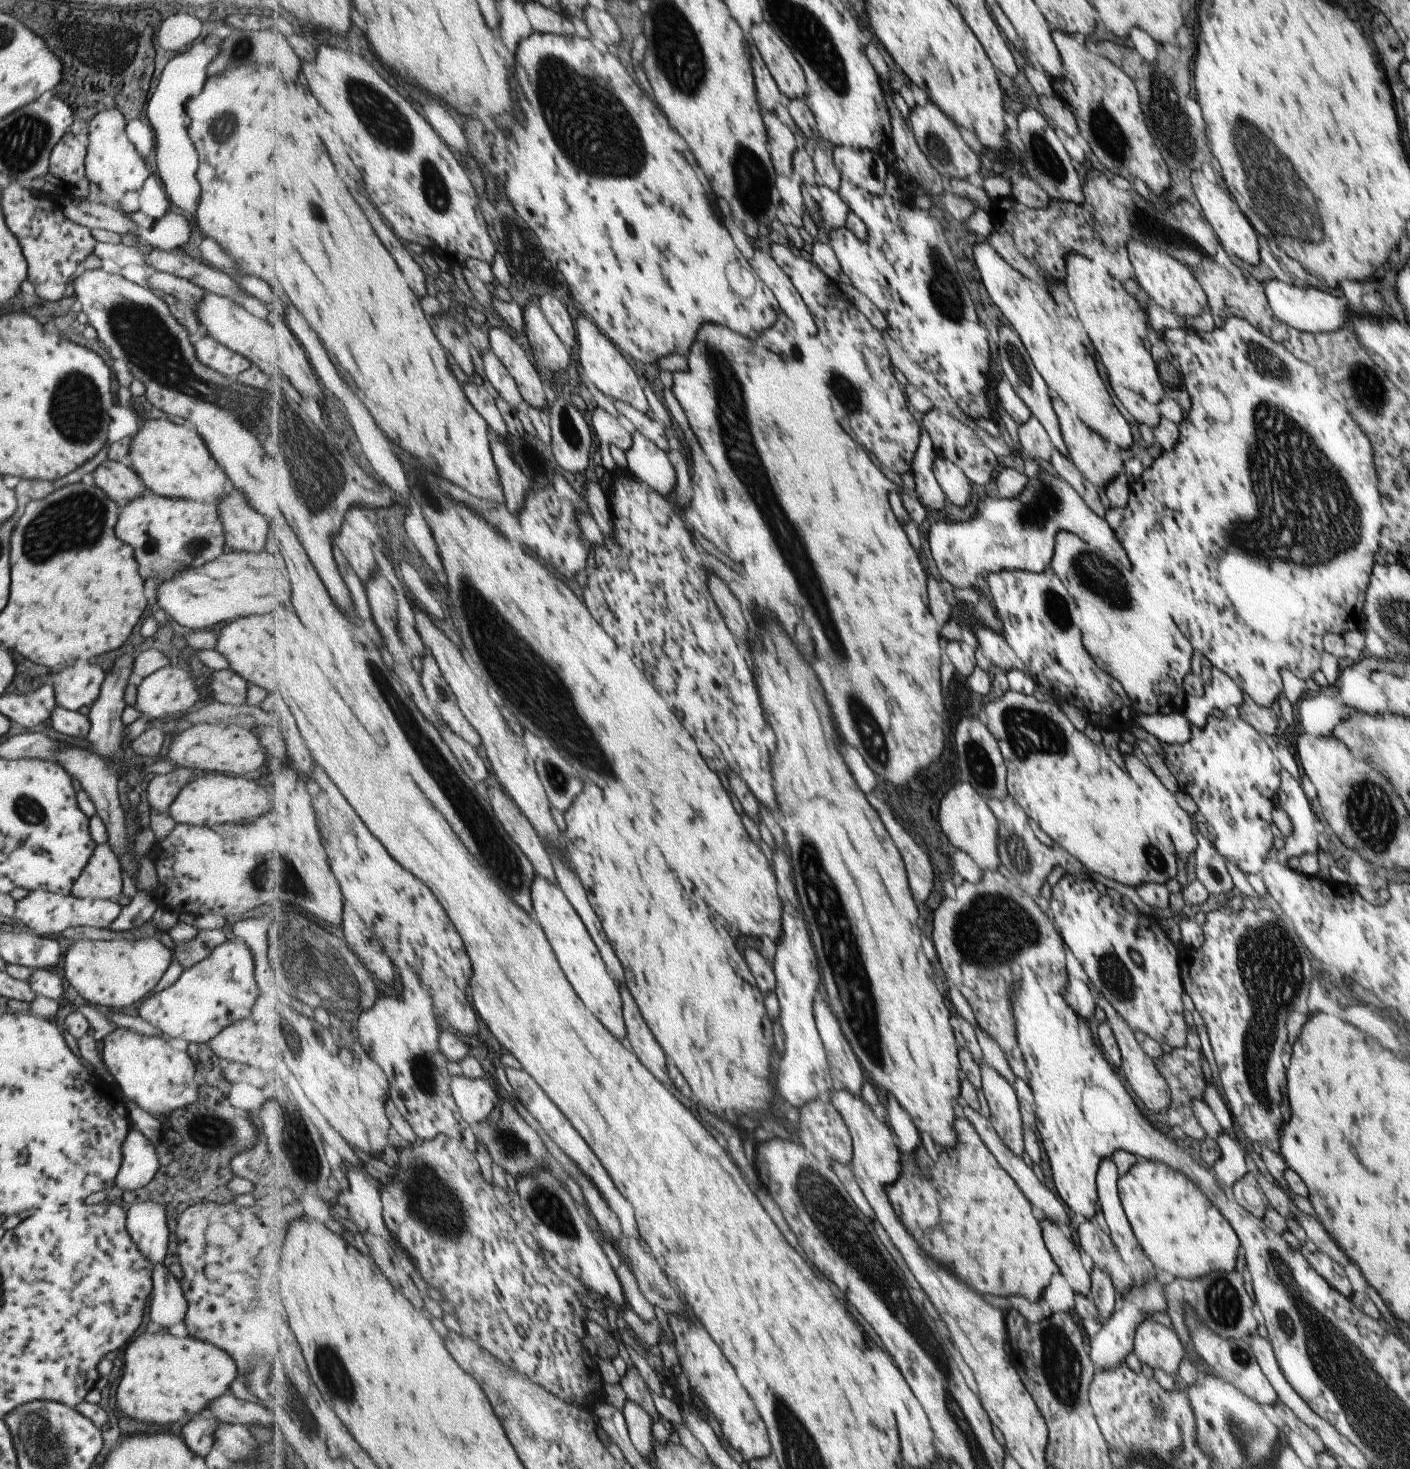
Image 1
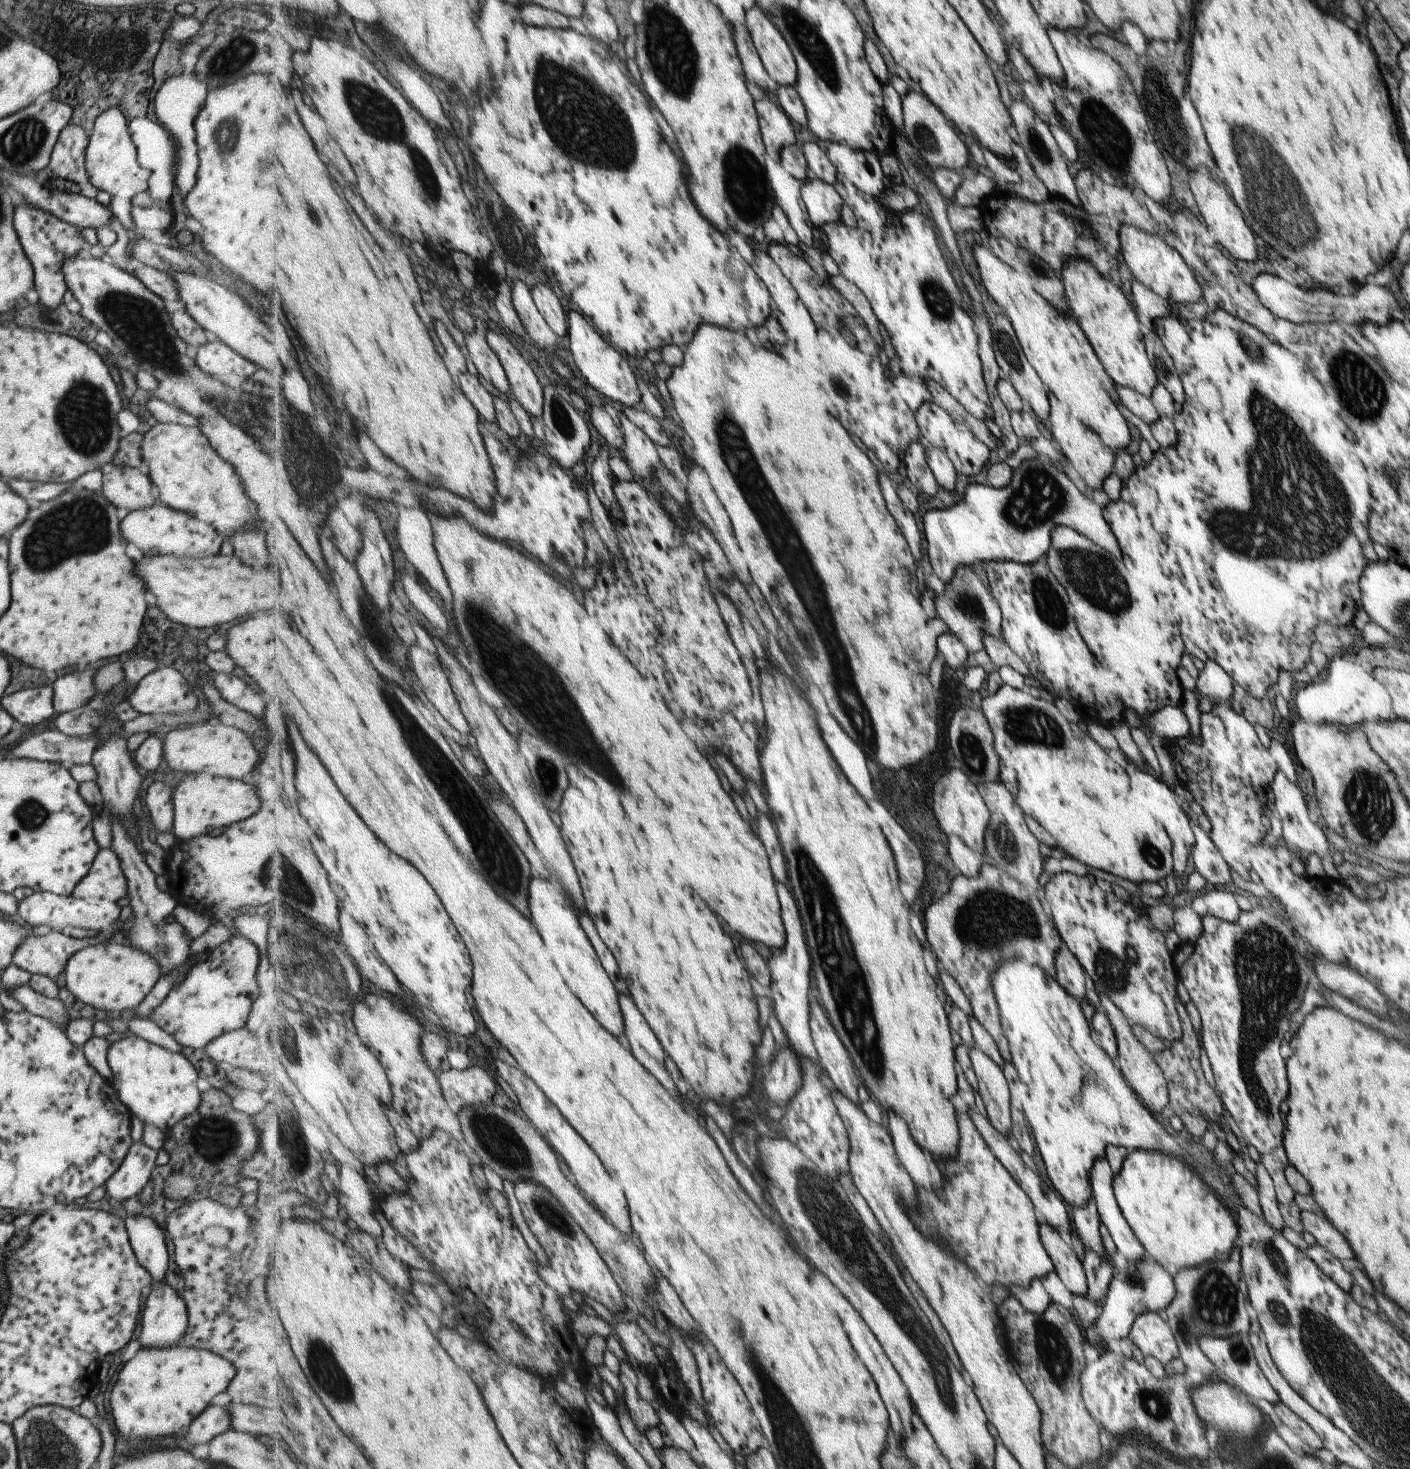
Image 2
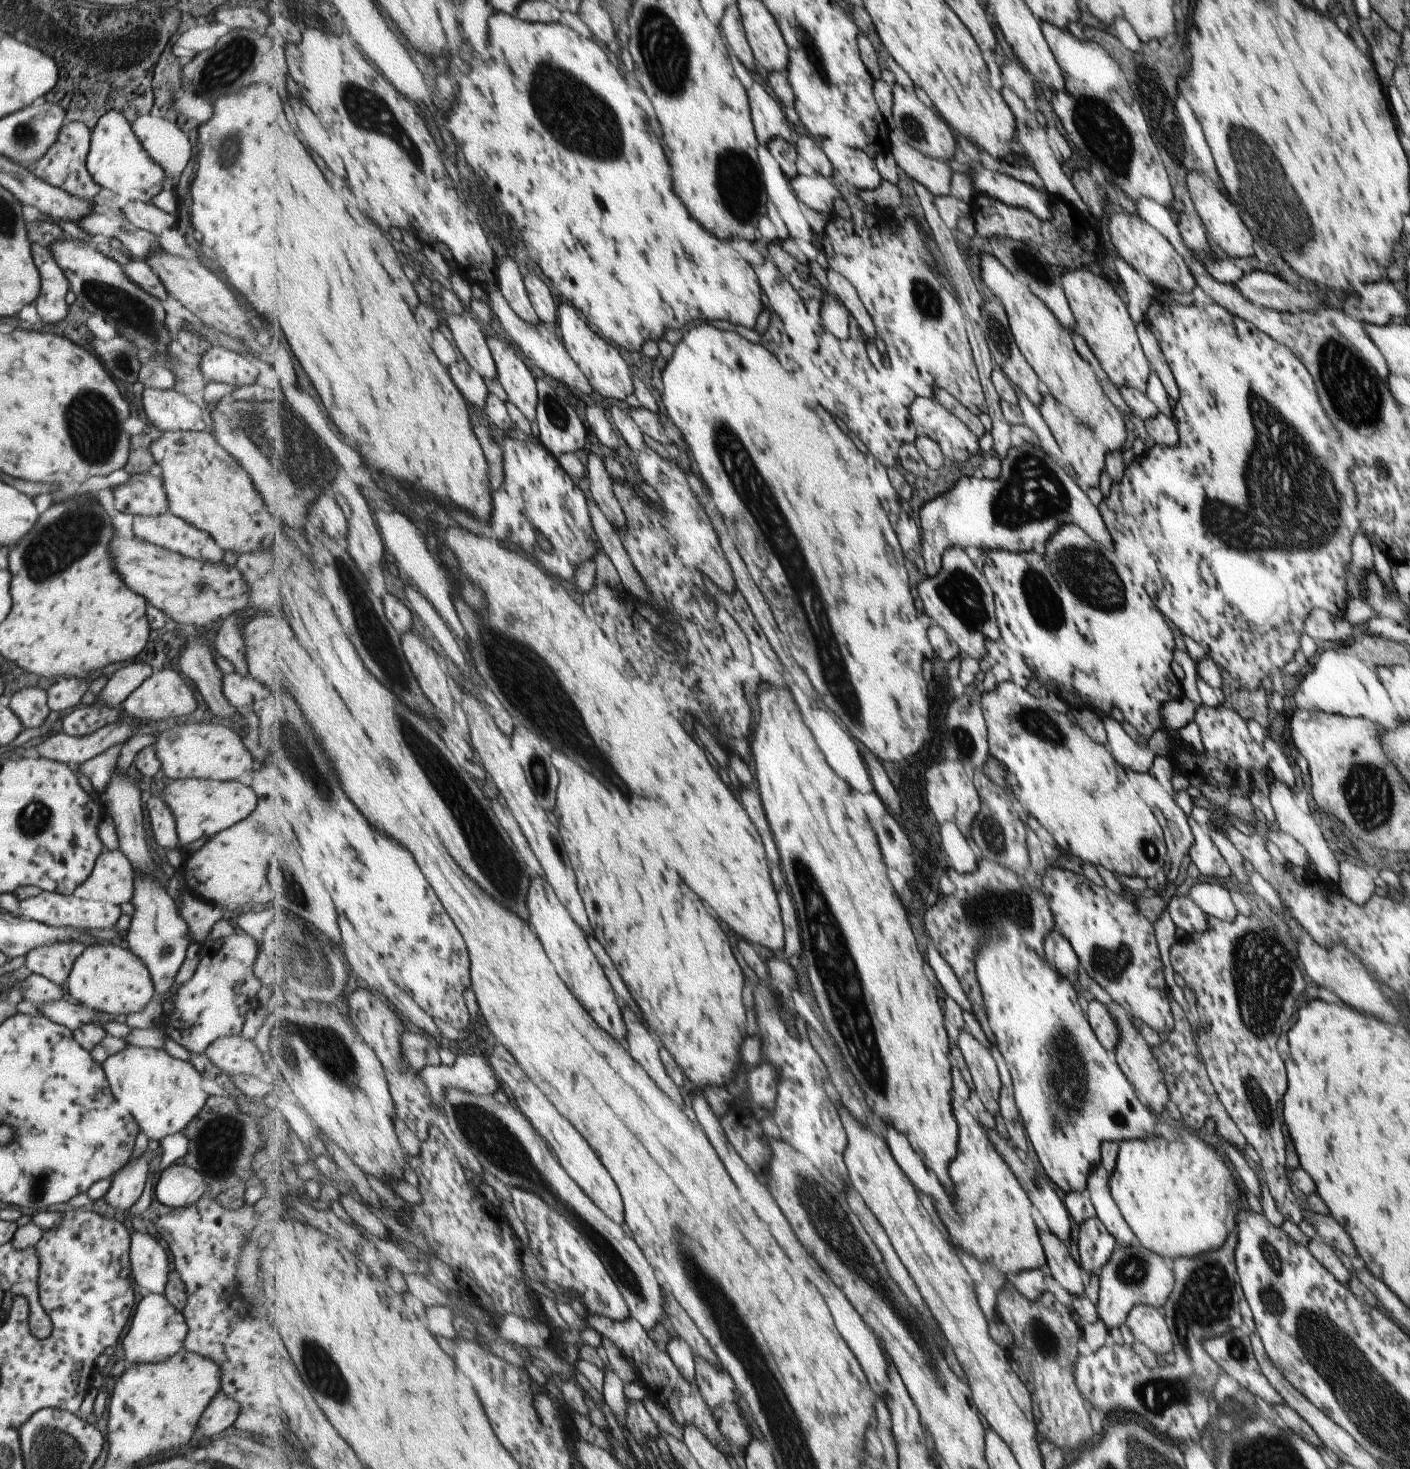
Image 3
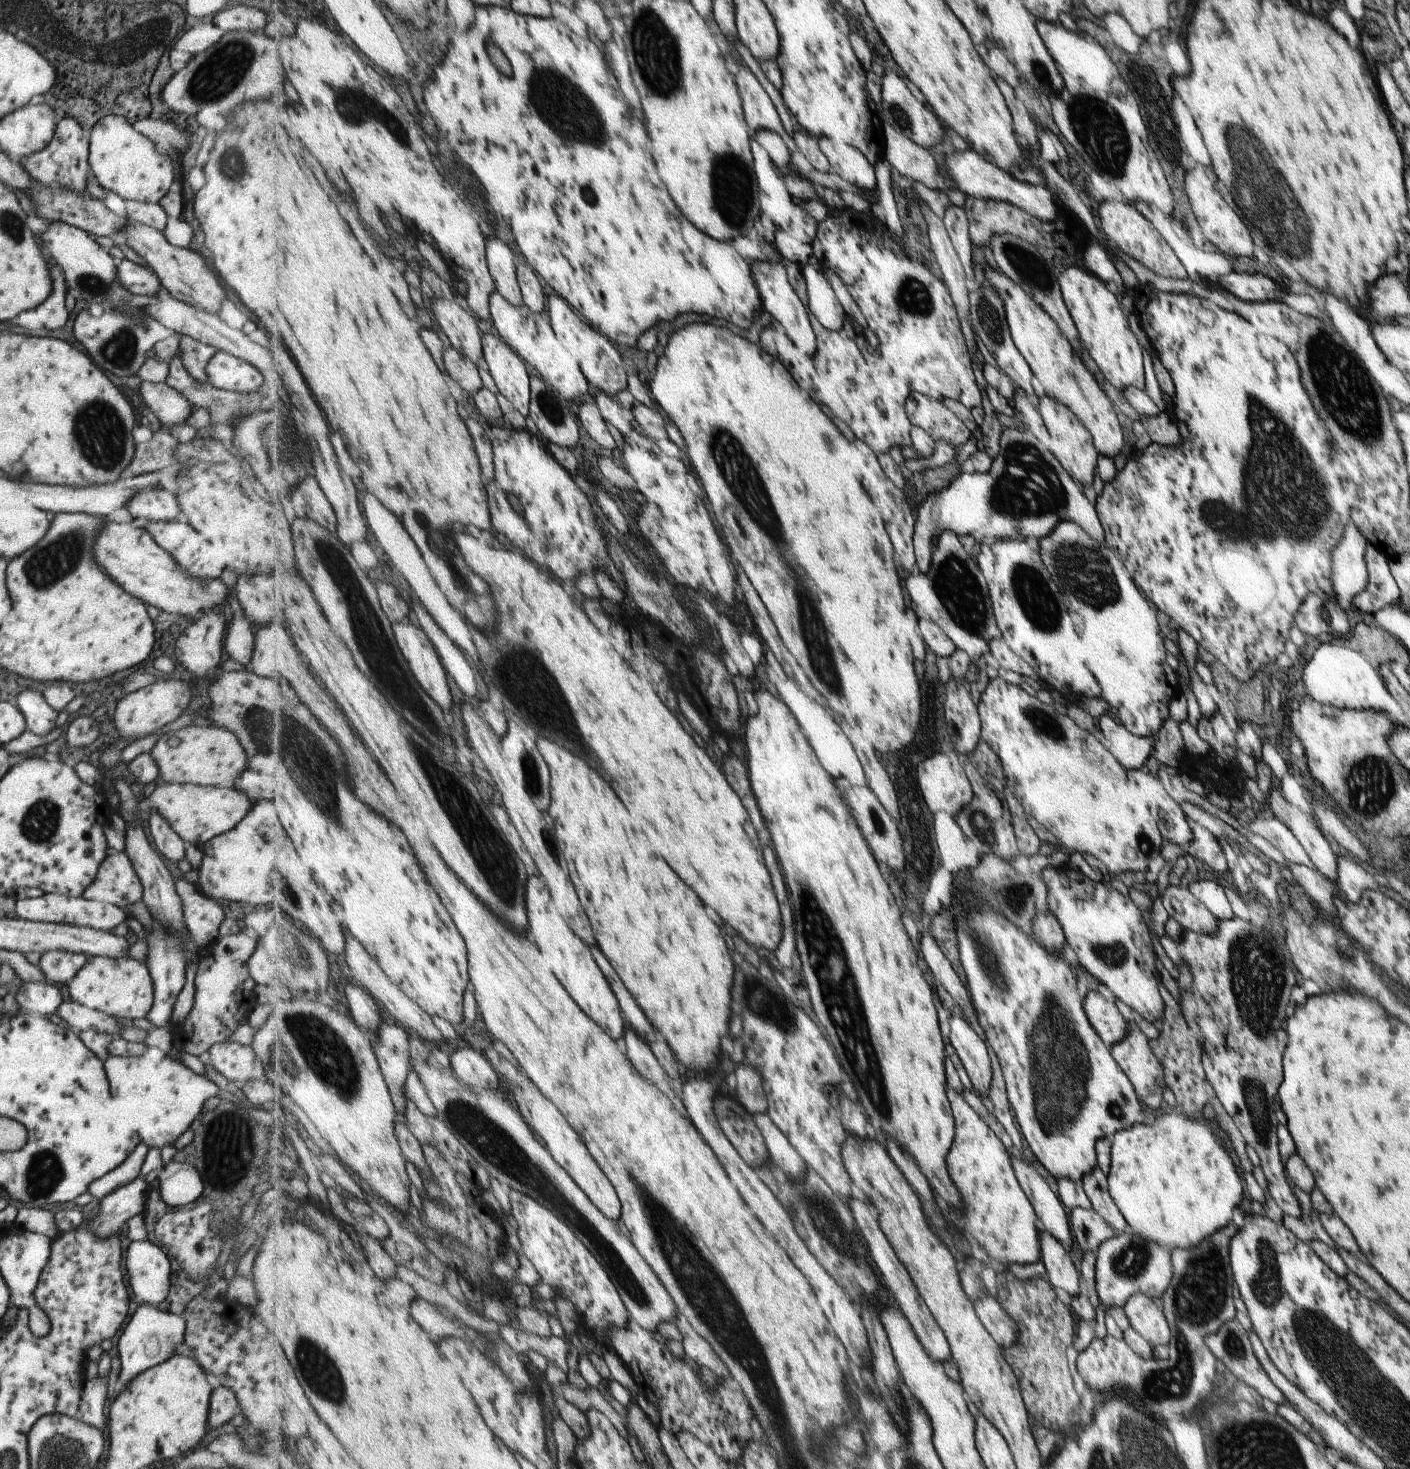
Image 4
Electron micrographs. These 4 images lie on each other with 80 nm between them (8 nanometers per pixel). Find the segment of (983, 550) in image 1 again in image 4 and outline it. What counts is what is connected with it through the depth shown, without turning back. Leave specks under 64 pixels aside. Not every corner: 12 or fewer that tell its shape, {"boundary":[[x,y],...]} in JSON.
{"boundary":[[1002,426],[989,472],[959,473],[919,504],[921,574],[943,530],[1035,541],[1093,506],[1029,431]]}

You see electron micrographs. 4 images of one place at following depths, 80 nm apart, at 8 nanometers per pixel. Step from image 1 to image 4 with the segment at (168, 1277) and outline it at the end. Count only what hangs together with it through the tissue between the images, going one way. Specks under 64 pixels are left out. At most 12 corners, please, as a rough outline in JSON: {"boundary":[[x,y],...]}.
{"boundary":[[141,1303],[121,1330],[115,1392],[172,1357],[181,1315]]}

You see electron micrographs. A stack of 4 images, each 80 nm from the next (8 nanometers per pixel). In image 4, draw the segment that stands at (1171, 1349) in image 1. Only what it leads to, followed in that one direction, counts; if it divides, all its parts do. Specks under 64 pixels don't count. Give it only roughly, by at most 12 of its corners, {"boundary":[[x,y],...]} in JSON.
{"boundary":[[1141,1293],[1122,1306],[1145,1342],[1165,1346],[1170,1330],[1157,1304]]}

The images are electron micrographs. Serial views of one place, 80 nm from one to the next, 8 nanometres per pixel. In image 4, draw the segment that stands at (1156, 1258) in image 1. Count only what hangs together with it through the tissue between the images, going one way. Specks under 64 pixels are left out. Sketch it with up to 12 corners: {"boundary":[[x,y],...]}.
{"boundary":[[1177,1108],[1118,1130],[1108,1193],[1133,1233],[1189,1249],[1229,1225],[1229,1154]]}

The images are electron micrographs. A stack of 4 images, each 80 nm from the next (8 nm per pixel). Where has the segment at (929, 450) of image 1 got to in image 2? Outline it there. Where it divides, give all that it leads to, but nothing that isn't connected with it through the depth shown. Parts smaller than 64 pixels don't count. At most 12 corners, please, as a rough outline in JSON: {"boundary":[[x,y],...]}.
{"boundary":[[920,440],[907,451],[908,483],[935,498],[938,484]]}

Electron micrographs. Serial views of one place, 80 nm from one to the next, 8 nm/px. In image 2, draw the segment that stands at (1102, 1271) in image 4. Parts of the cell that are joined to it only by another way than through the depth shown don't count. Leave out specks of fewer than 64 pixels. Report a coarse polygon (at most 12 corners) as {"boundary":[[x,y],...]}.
{"boundary":[[1144,1256],[1113,1265],[1088,1343],[1128,1338],[1174,1300],[1173,1275]]}

